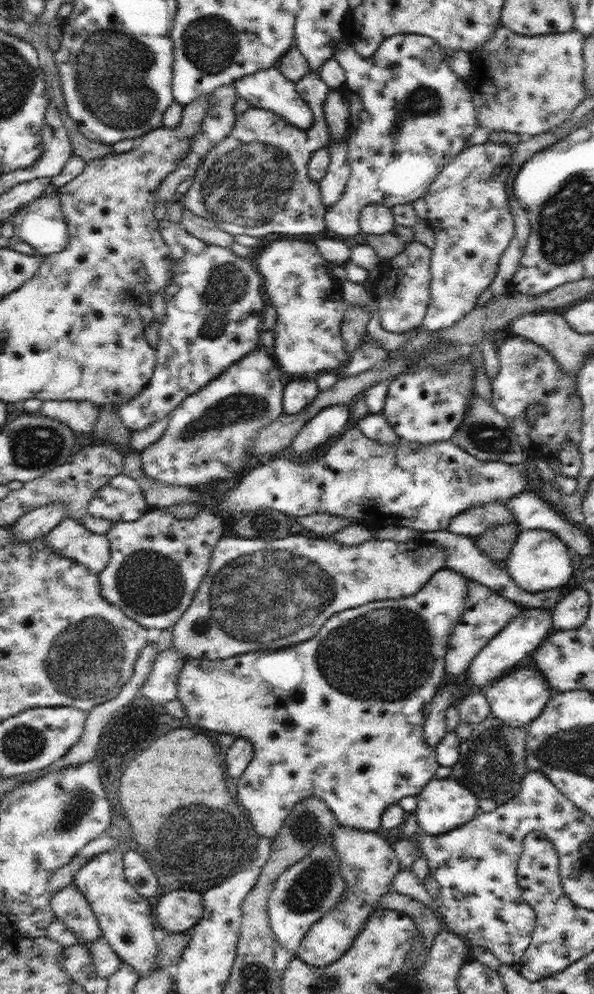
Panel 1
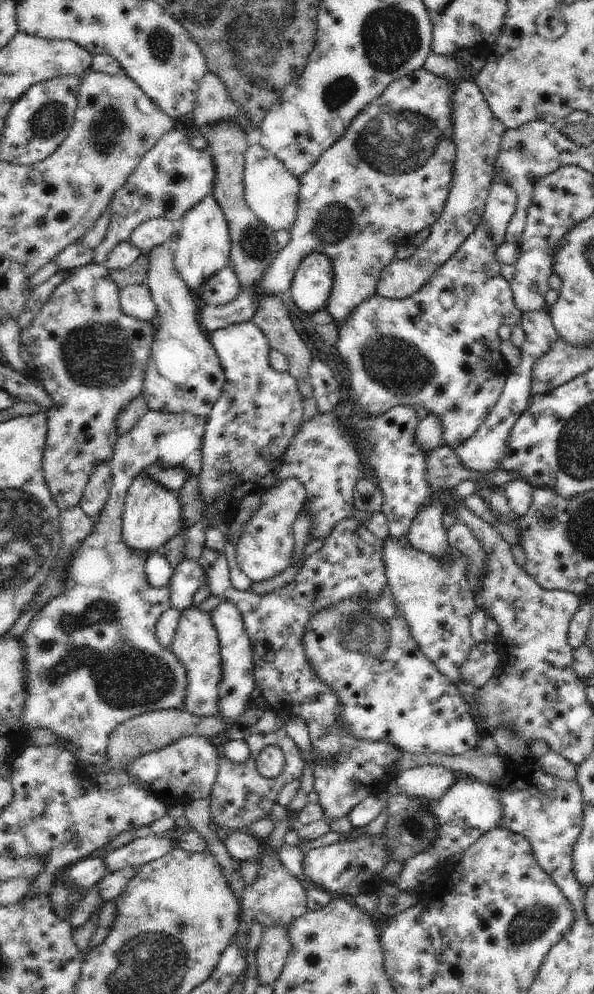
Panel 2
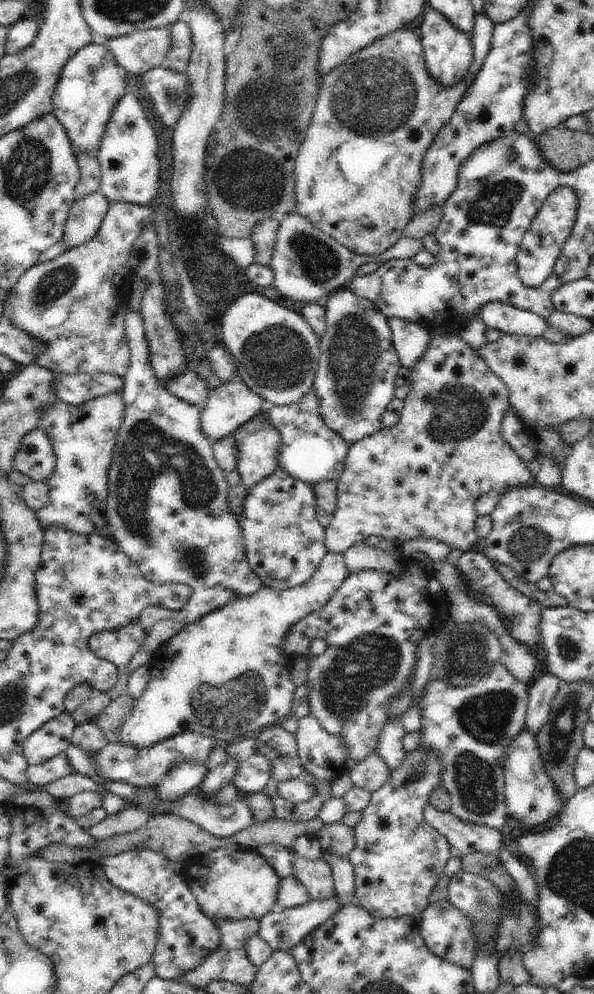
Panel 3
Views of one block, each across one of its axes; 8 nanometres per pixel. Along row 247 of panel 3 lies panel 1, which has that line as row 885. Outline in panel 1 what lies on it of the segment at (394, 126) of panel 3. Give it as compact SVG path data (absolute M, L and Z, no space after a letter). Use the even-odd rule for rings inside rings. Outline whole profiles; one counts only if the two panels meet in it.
M339 825L338 829L333 829L333 838L345 890L340 901L310 927L296 952L298 958L314 967L330 965L344 956L382 896L389 892L394 876L401 871L392 835L381 830L364 831Z

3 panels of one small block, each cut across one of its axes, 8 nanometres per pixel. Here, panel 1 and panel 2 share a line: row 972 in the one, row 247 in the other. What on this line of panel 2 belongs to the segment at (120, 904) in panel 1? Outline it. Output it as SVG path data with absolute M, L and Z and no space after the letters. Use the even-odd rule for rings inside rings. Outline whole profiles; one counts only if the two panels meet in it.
M156 217L143 222L132 234L132 241L143 253L158 245L163 245L166 240L173 239L172 234L177 230L178 224L162 217Z

